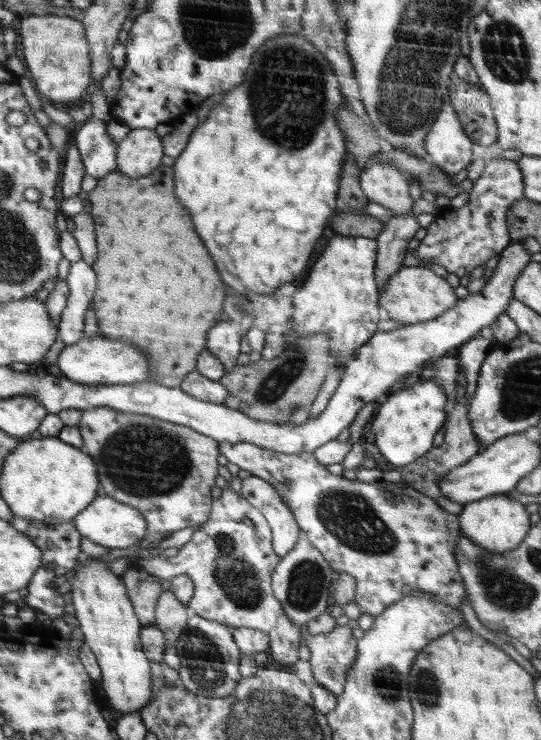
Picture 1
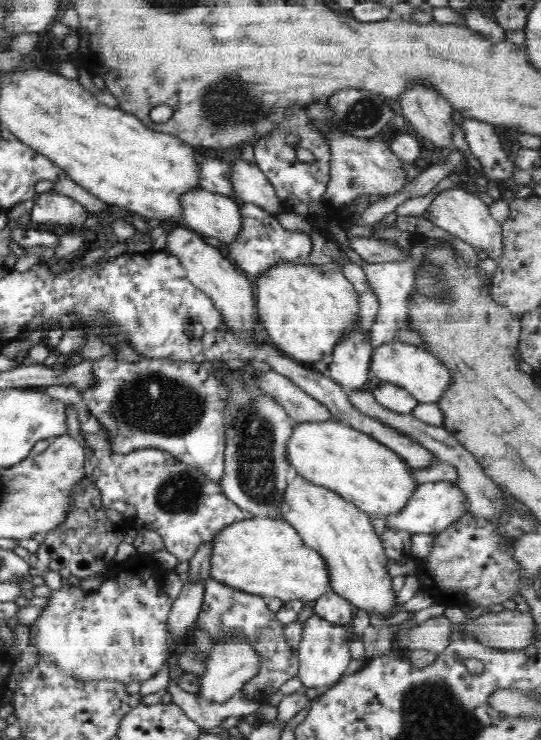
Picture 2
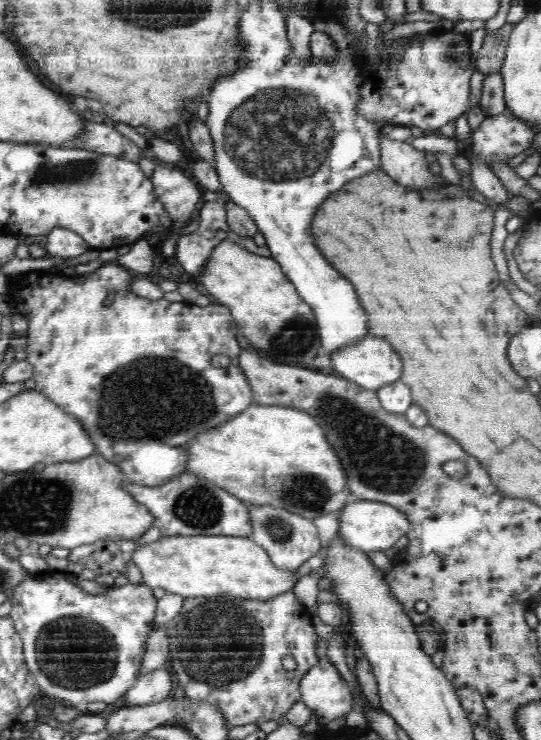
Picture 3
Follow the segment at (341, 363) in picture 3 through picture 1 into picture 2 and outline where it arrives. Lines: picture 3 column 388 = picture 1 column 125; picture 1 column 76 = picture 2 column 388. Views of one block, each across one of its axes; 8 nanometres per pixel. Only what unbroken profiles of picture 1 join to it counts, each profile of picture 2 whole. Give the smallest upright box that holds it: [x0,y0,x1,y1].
[371,341,454,403]

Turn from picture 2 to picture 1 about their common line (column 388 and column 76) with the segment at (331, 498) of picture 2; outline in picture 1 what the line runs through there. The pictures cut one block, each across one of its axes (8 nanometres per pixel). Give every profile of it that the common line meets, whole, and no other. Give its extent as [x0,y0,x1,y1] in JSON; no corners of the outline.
[72,556,152,716]

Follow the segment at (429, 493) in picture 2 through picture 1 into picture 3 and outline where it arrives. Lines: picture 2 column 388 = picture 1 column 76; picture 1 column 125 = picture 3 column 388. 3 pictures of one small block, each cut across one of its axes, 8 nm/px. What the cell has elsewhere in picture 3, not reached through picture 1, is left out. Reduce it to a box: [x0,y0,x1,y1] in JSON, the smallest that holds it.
[338,499,412,554]

